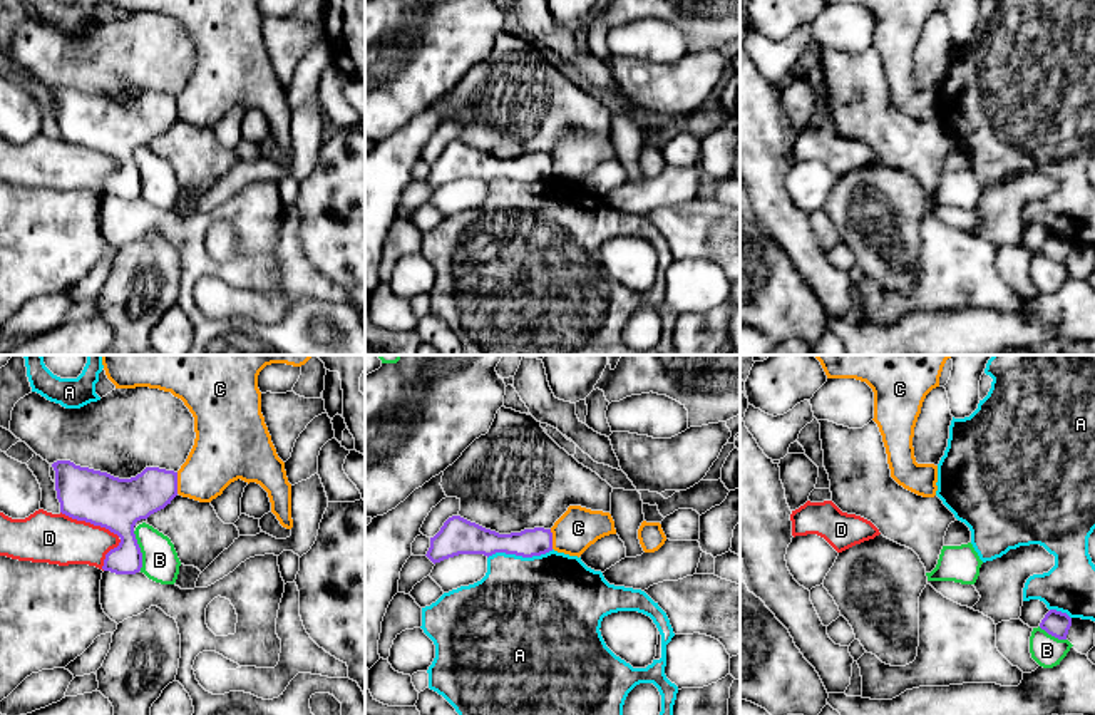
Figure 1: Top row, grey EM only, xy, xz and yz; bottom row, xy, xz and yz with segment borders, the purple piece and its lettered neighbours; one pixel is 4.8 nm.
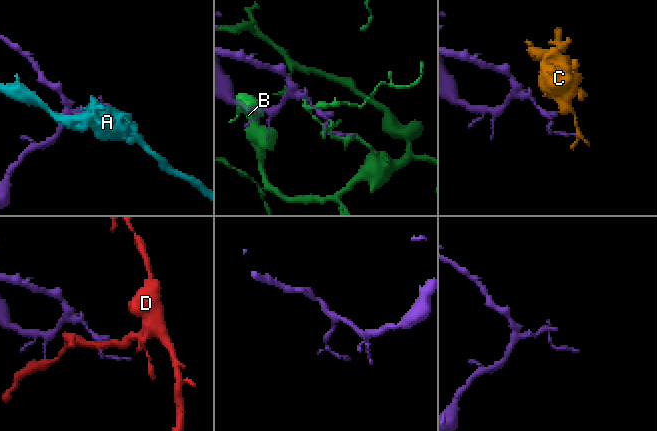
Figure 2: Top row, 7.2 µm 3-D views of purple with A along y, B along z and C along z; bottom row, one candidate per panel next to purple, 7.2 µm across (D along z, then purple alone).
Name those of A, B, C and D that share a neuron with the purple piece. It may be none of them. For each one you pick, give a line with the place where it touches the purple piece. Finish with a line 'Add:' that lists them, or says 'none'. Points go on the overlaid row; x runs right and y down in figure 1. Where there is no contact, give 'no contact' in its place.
Add: none

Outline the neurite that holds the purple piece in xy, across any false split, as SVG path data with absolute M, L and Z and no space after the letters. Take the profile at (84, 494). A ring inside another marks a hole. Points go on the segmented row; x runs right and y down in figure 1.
M70 460L52 464L60 512L109 529L121 538L104 559L104 571L136 574L142 568L142 553L134 526L164 509L177 496L177 472L146 467L131 479L75 466Z

